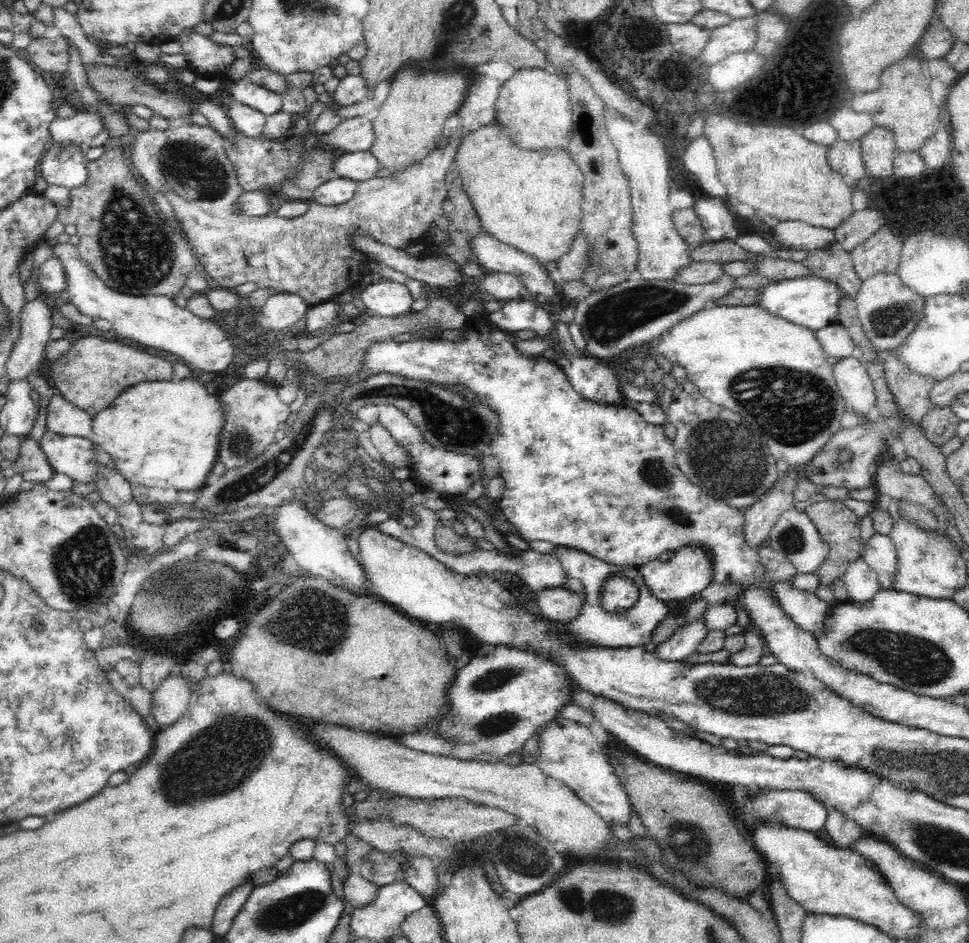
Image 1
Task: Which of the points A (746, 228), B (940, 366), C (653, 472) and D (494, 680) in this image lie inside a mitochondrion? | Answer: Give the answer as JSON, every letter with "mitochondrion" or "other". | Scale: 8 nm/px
{"A":"other","B":"other","C":"mitochondrion","D":"mitochondrion"}

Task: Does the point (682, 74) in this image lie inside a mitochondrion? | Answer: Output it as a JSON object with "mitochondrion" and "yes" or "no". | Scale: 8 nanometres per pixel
{"mitochondrion":"no"}

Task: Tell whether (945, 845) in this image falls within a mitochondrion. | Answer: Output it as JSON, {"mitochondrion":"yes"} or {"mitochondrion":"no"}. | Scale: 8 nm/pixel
{"mitochondrion":"yes"}

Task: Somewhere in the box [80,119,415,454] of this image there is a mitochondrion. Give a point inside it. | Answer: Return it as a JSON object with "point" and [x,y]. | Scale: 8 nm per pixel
{"point":[138,253]}

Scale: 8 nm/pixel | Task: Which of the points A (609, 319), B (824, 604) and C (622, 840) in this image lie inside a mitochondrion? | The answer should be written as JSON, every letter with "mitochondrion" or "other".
{"A":"mitochondrion","B":"other","C":"other"}

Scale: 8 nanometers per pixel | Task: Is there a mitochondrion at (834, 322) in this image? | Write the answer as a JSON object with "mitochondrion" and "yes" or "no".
{"mitochondrion":"no"}

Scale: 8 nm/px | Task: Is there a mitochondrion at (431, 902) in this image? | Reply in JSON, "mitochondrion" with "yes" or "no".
{"mitochondrion":"no"}

